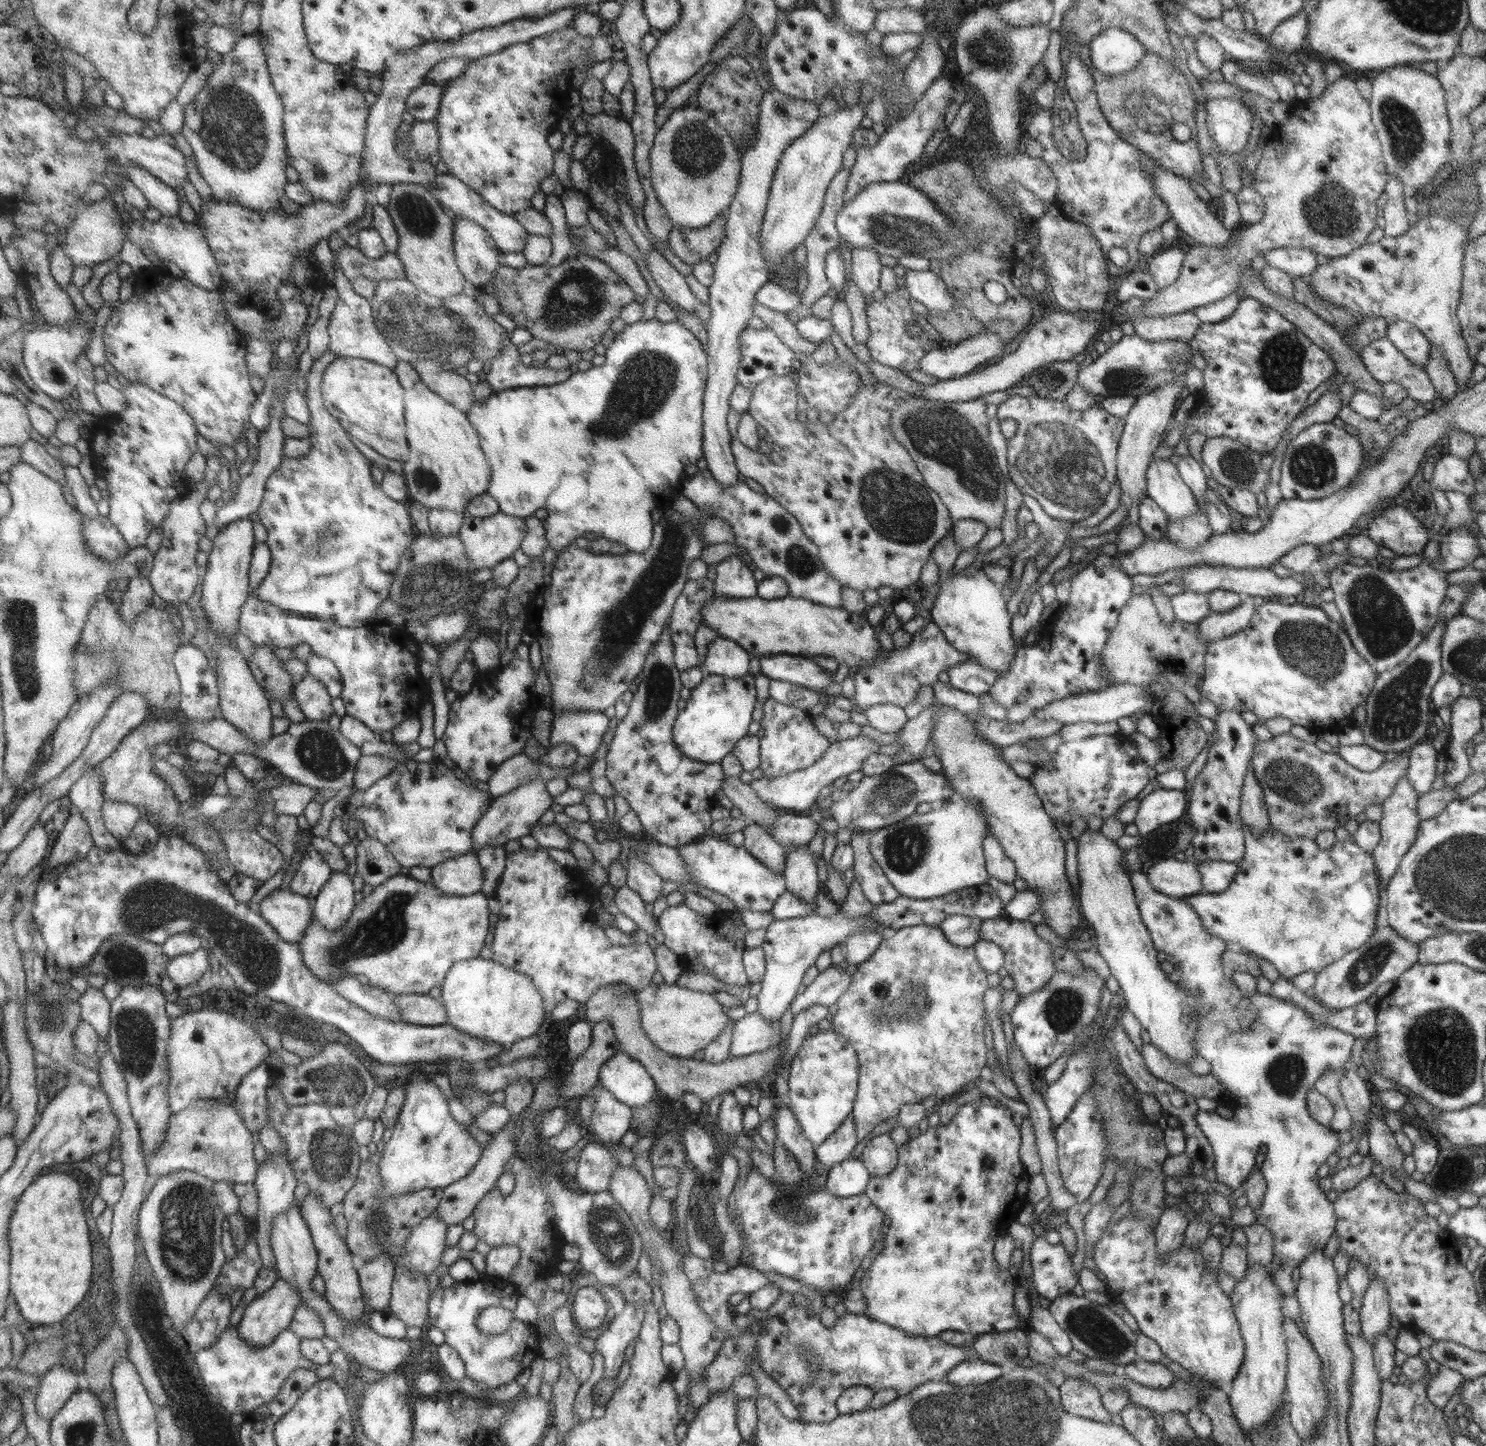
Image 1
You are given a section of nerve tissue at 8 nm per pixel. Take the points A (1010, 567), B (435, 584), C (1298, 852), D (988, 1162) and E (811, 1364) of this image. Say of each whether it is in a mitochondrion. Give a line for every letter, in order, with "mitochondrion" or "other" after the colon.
A: other
B: mitochondrion
C: other
D: mitochondrion
E: mitochondrion

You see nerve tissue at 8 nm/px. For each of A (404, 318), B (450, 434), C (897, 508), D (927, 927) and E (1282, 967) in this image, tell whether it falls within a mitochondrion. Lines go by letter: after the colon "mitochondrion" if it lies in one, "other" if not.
A: mitochondrion
B: other
C: mitochondrion
D: other
E: other

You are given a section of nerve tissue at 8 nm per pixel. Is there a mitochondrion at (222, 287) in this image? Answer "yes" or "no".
no

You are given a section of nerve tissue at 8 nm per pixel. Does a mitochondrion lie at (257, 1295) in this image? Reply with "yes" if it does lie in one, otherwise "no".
no

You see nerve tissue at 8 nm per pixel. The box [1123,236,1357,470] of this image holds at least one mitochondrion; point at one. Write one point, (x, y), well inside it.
(1281, 359)

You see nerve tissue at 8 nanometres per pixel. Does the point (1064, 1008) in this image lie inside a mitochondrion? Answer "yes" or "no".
yes

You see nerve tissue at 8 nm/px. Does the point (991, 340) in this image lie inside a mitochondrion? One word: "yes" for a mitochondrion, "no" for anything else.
no

